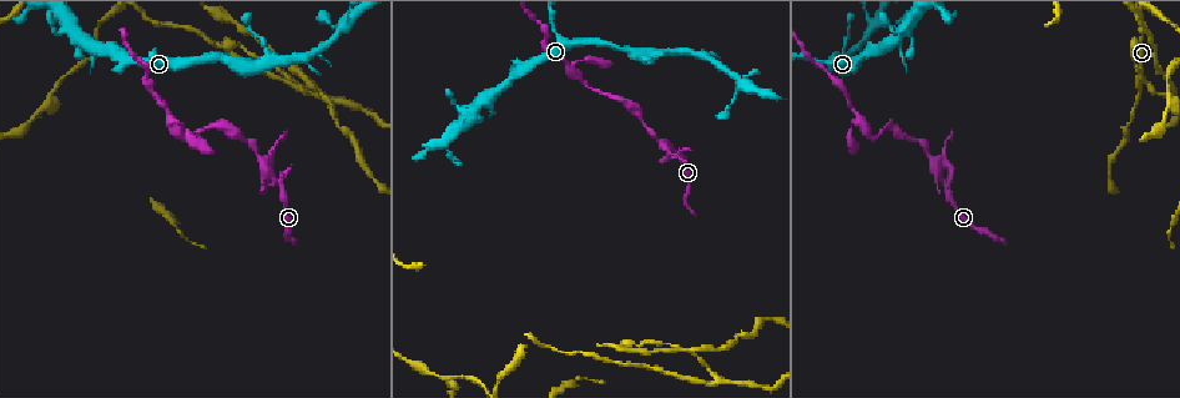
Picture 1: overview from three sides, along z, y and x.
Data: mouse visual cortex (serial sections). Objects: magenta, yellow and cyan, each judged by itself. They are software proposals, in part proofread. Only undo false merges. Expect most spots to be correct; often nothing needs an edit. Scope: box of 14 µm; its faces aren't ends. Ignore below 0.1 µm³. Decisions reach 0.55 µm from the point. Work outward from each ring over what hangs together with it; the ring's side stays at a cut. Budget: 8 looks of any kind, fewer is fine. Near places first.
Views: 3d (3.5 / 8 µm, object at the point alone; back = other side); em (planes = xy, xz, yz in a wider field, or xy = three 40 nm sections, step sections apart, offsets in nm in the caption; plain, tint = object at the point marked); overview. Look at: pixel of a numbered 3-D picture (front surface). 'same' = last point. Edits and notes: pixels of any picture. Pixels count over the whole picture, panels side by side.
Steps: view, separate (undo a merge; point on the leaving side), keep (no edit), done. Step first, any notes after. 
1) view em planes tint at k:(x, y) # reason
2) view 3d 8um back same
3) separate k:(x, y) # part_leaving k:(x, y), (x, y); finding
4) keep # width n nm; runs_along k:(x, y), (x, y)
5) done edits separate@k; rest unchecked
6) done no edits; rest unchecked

view 3d 3.5um at 1:(1141, 77) # three arms meet

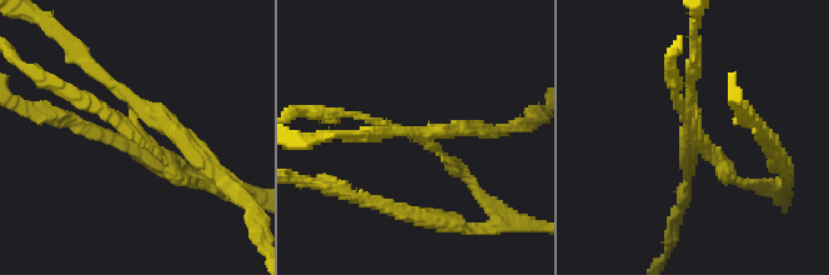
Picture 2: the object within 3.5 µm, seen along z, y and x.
view em xy step 3 tint at 2:(144, 130) # now the EM

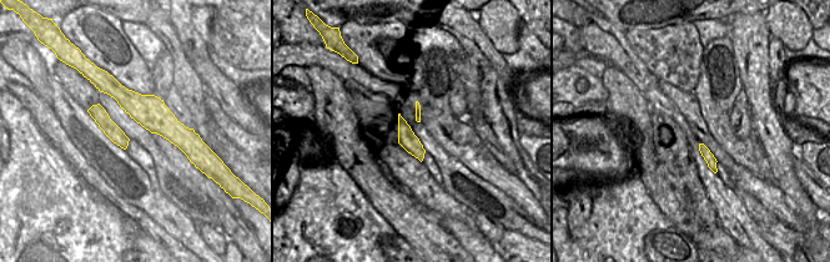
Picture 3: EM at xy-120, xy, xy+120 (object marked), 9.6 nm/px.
separate 2:(91, 99) # part_leaving 2:(142, 130), (185, 180), (211, 184); two cells meet here

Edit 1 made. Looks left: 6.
view overview

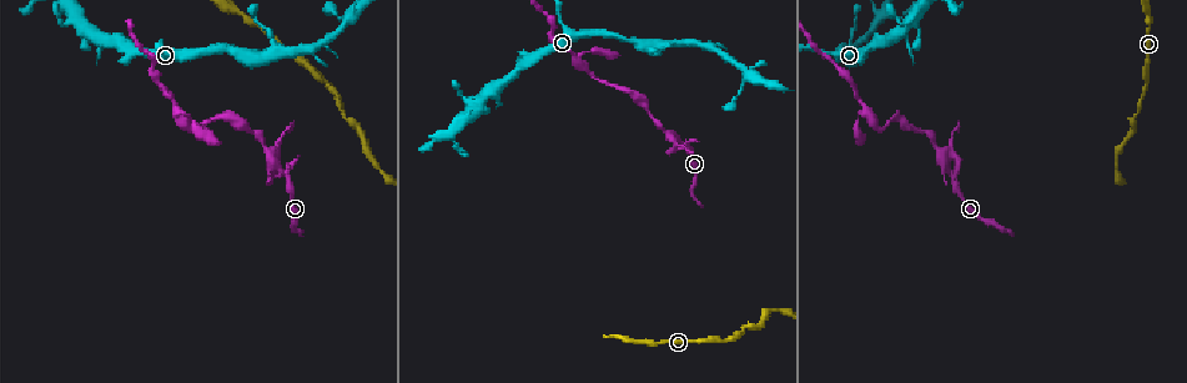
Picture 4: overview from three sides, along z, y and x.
view 3d 3.5um at 4:(278, 167)

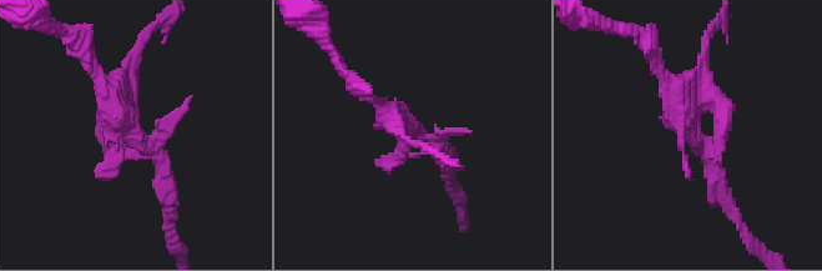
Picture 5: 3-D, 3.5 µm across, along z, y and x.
view em xy step 5 tint at 5:(418, 128) # shape alone is not enough

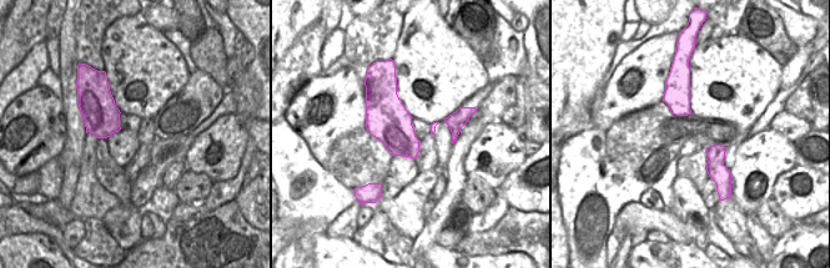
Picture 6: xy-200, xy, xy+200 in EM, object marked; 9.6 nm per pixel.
separate 5:(165, 29) # part_leaving 5:(696, 103), (725, 114), (717, 160); a second cell is stuck on

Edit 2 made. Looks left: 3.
view 3d 3.5um back at 4:(881, 18) # thin neck

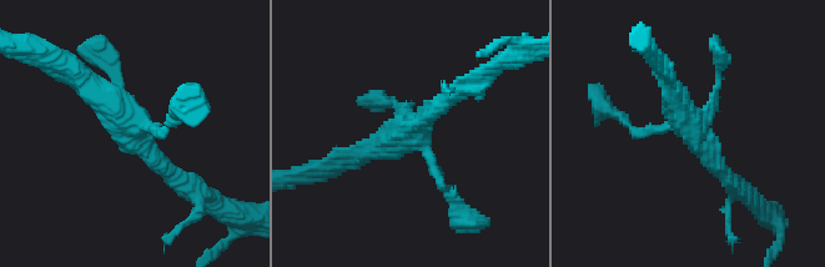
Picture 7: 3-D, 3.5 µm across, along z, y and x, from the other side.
keep # runs_along 7:(179, 180), (71, 69); continuous, no second cell

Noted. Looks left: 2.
done edits separate@2, separate@5; rest unchecked

